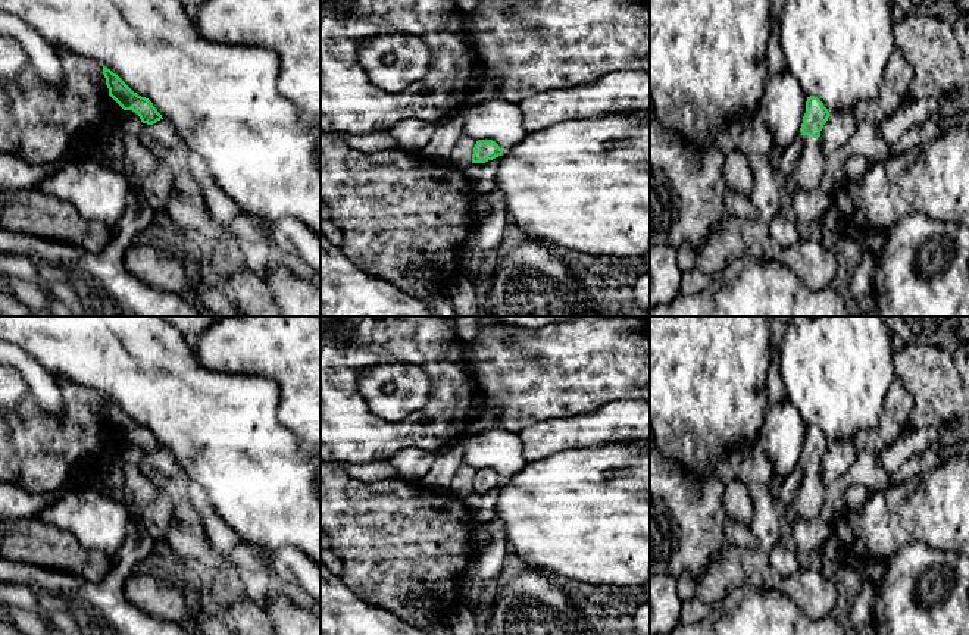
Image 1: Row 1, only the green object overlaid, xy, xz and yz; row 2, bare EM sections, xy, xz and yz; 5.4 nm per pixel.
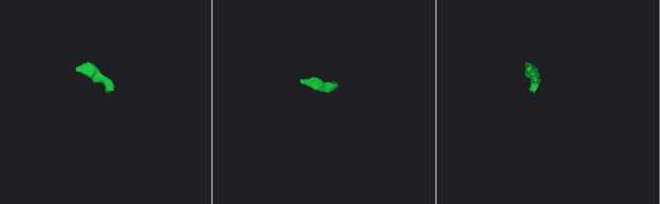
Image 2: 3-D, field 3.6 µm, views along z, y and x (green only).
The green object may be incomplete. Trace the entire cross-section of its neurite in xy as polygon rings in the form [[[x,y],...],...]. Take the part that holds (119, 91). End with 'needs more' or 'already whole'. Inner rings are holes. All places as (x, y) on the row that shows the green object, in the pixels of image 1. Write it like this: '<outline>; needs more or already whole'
[[[103,66],[109,96],[124,109],[135,112],[143,123],[153,125],[163,119],[153,103],[134,93],[116,73]]]; already whole

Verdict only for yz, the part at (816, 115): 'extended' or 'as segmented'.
extended

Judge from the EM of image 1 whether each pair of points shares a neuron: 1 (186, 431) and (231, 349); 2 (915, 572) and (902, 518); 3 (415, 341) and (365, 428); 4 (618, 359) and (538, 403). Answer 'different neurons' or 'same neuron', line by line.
1: different neurons
2: different neurons
3: same neuron
4: same neuron

